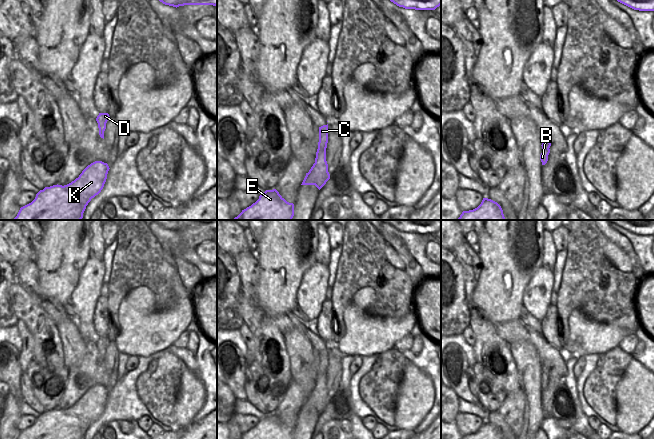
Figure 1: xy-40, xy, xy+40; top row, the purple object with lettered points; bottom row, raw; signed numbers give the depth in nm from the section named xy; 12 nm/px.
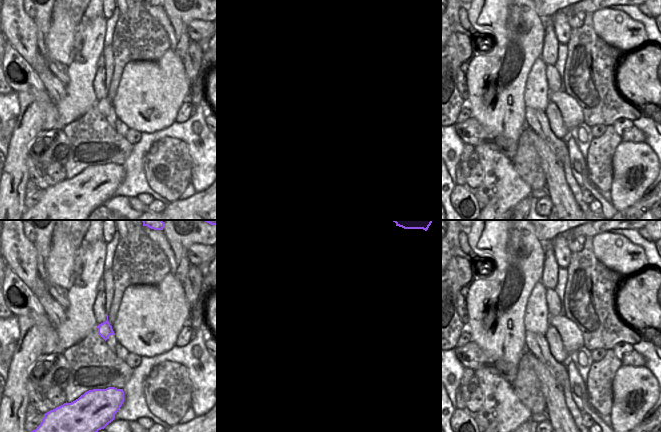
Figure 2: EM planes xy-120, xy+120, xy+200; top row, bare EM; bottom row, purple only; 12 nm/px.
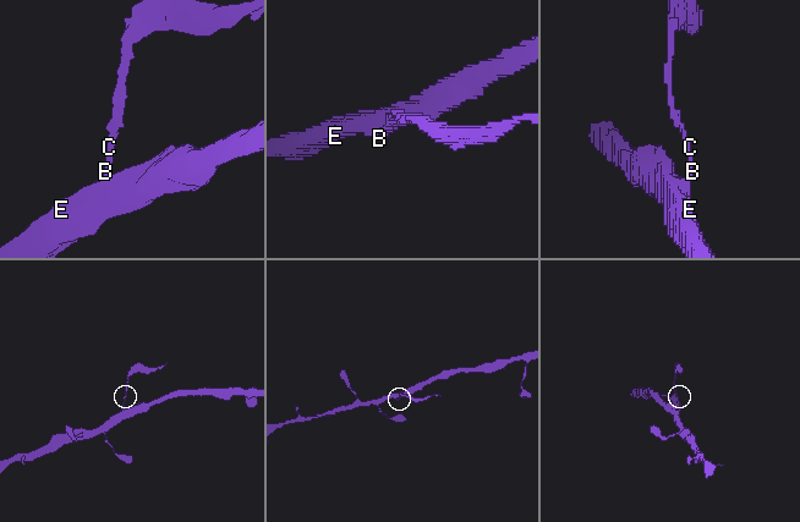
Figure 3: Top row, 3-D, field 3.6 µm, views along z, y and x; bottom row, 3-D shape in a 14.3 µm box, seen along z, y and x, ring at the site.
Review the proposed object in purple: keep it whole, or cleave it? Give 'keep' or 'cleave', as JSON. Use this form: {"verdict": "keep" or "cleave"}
{"verdict": "cleave"}

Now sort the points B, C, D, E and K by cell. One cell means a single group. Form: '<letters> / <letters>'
B E K / C D

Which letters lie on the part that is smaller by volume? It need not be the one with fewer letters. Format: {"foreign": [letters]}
{"foreign": ["C", "D"]}

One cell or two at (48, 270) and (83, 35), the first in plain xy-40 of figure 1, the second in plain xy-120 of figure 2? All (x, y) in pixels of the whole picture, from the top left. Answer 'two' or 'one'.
two

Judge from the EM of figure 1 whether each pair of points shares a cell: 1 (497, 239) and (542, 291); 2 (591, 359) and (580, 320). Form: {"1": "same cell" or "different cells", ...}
{"1": "different cells", "2": "different cells"}

